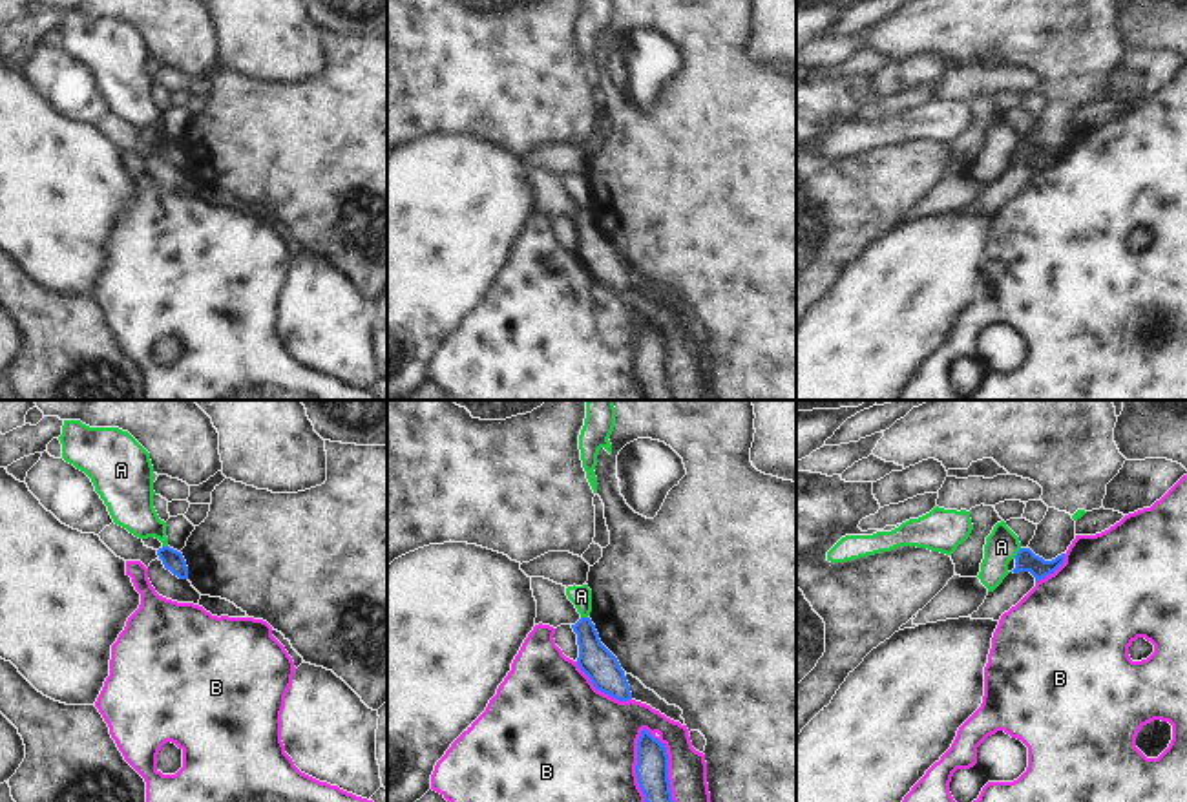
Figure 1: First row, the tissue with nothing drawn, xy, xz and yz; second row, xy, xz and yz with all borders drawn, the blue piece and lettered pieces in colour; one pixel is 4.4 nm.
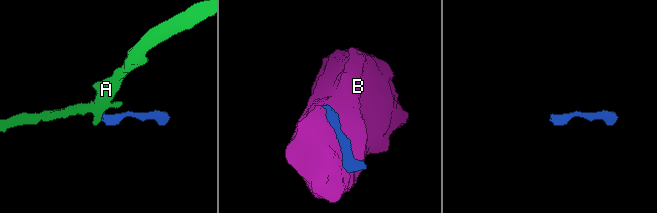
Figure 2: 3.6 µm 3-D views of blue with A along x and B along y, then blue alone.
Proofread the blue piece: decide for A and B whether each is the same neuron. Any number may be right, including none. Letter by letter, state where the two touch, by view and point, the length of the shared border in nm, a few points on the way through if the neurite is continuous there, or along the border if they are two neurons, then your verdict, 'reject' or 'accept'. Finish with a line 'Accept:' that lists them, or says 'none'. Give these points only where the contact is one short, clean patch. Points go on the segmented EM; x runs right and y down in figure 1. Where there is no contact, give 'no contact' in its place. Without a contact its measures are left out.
A: yz (1018, 554) | 60 nm | along yz (1021, 548), (1014, 558) | reject
B: xz (667, 764) | 360 nm | reject
Accept: none

